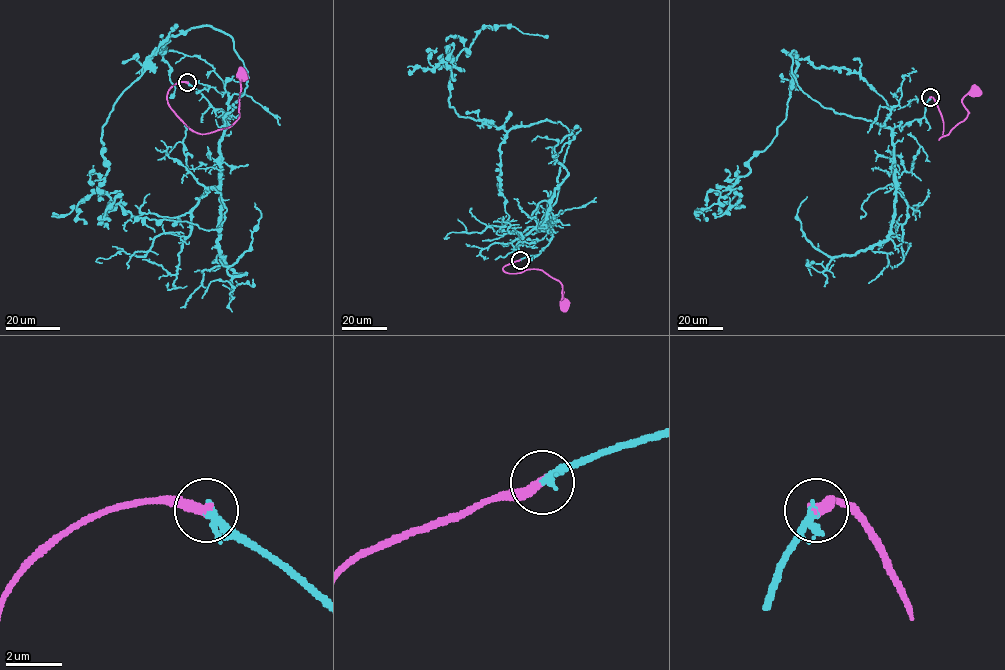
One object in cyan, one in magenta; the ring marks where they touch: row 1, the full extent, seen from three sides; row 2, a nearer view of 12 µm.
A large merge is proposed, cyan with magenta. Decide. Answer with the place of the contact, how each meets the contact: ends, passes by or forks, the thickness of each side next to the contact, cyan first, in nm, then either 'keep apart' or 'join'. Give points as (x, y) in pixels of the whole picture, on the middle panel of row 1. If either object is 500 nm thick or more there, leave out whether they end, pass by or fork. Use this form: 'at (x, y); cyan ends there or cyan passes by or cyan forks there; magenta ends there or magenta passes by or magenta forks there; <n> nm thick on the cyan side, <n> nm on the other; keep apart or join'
at (520, 260); cyan ends there; magenta ends there; 280 nm thick on the cyan side, 360 nm on the other; join

